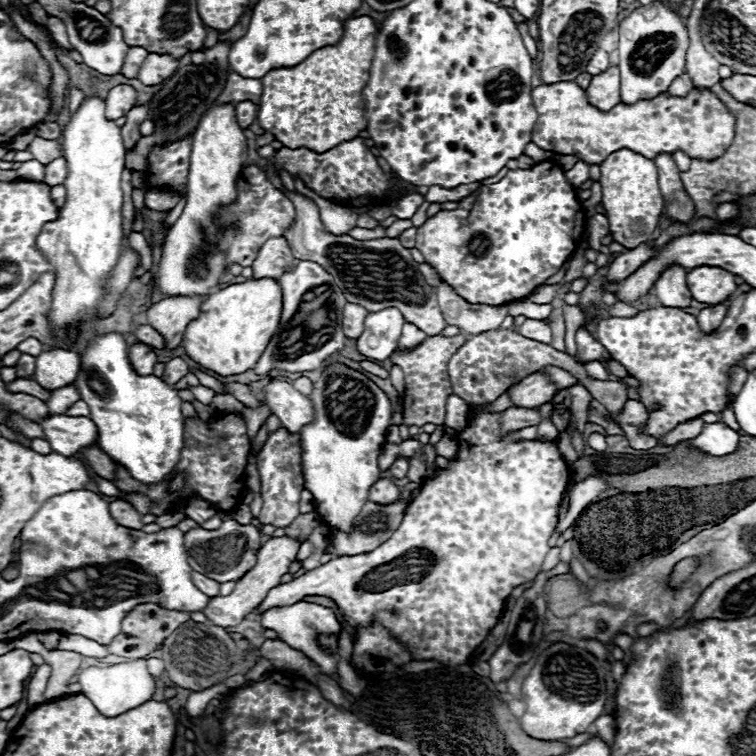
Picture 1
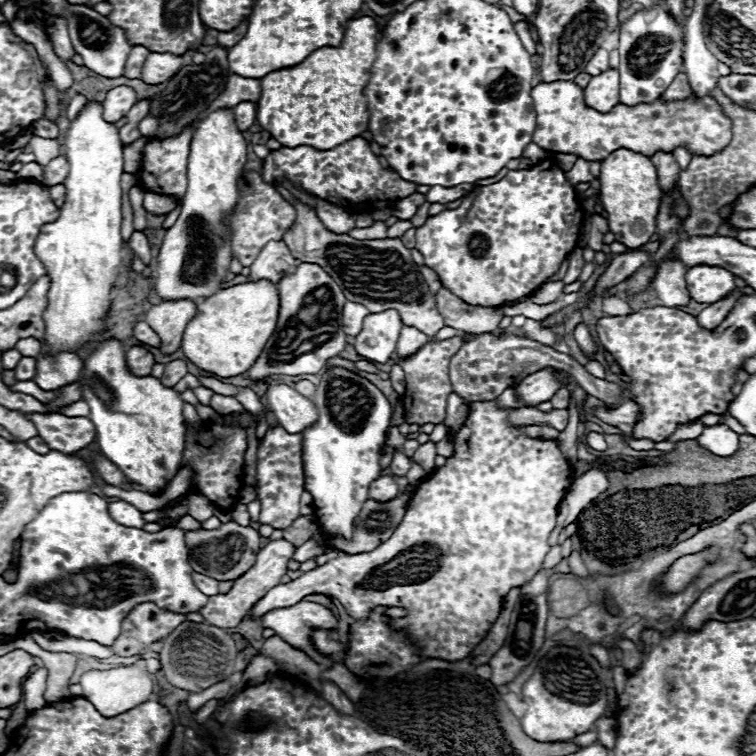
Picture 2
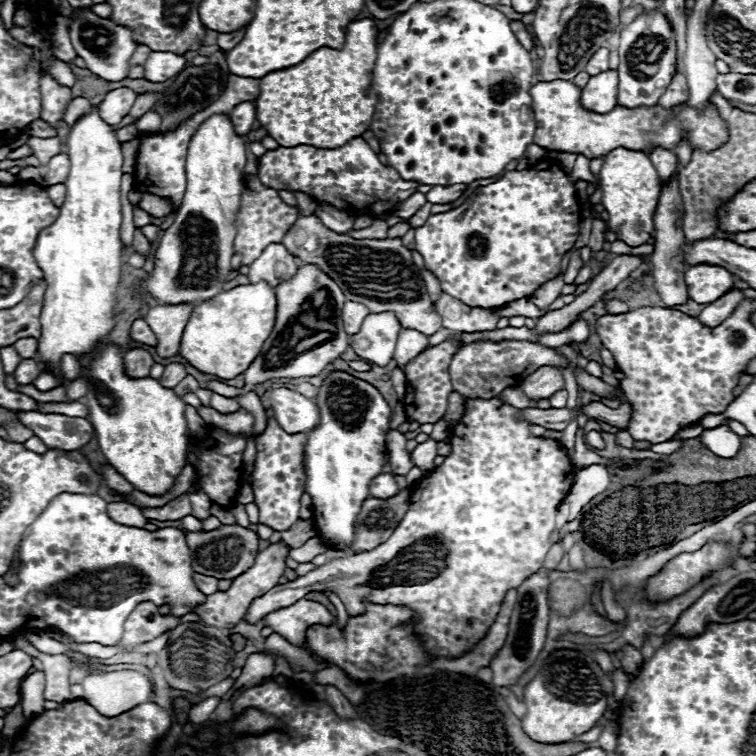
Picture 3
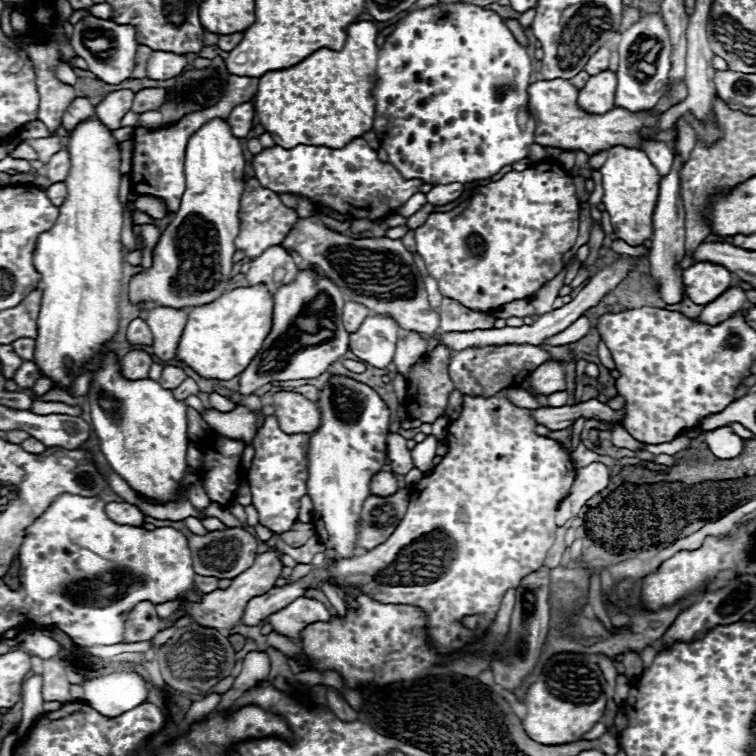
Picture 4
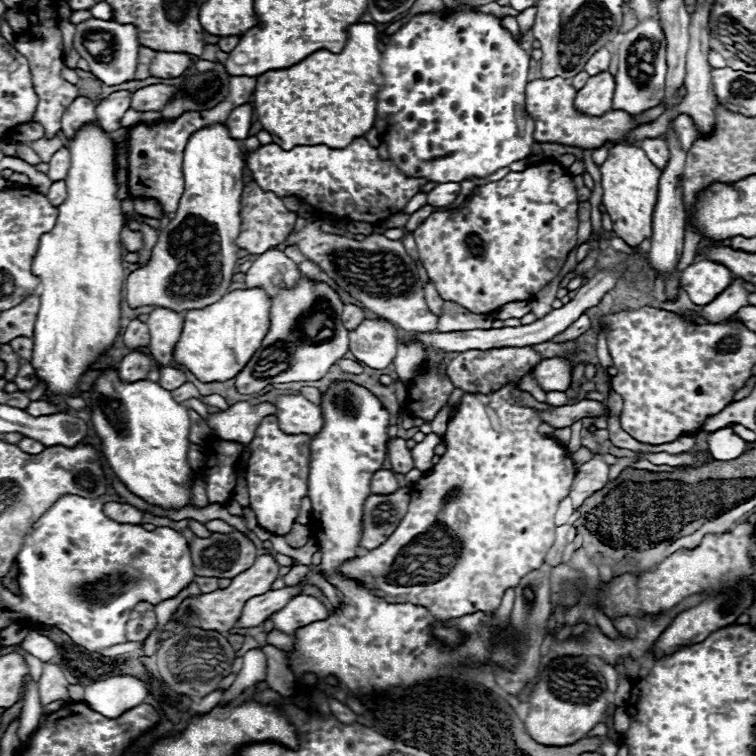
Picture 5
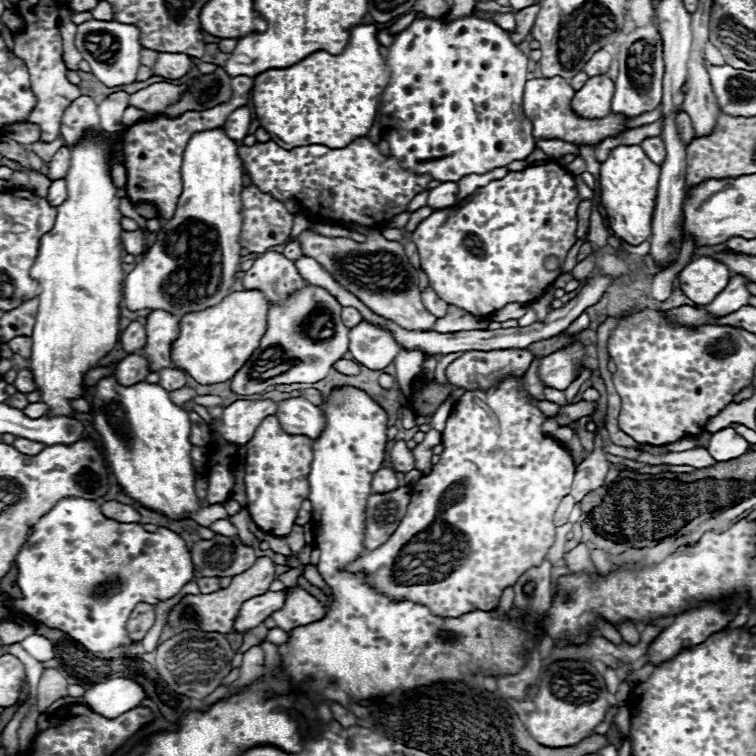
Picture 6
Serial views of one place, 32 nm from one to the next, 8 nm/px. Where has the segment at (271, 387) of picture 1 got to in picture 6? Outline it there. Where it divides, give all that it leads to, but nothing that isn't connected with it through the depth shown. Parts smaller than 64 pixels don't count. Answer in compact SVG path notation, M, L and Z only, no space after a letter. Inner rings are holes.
M286 398L278 404L276 416L280 418L280 426L288 430L288 434L300 434L316 440L326 428L326 416L322 408L314 406L306 398Z

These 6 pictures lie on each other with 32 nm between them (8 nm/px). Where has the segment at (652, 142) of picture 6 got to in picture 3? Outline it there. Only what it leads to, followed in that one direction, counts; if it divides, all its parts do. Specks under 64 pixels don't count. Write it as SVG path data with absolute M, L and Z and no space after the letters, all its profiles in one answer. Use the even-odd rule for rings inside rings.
M656 146L650 154L650 160L652 164L656 166L658 174L660 174L660 180L666 180L672 172L674 172L674 166L676 166L676 156L672 150L666 150L662 146Z

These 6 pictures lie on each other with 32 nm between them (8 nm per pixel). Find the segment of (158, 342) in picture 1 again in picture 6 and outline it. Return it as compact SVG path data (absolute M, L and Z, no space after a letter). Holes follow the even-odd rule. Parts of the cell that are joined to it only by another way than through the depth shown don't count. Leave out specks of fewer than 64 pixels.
M132 322L122 334L120 334L120 344L126 350L126 354L140 354L142 346L146 344L146 332L144 326L138 322Z

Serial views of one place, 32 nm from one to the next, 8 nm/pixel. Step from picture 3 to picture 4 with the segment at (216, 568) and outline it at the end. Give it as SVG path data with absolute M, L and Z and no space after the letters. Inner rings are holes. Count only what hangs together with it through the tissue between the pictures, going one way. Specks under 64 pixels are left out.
M228 528L224 532L208 532L206 536L192 534L188 540L190 552L192 552L192 566L196 574L212 574L214 578L236 578L236 574L242 574L252 566L256 558L256 540L250 536L250 532L242 528Z

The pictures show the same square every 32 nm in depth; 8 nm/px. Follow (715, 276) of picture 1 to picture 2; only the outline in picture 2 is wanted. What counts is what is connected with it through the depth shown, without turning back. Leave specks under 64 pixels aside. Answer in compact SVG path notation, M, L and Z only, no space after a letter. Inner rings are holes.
M692 266L686 272L686 284L690 298L700 302L700 304L712 304L724 298L724 294L730 294L736 284L734 284L734 274L720 268L720 266Z

